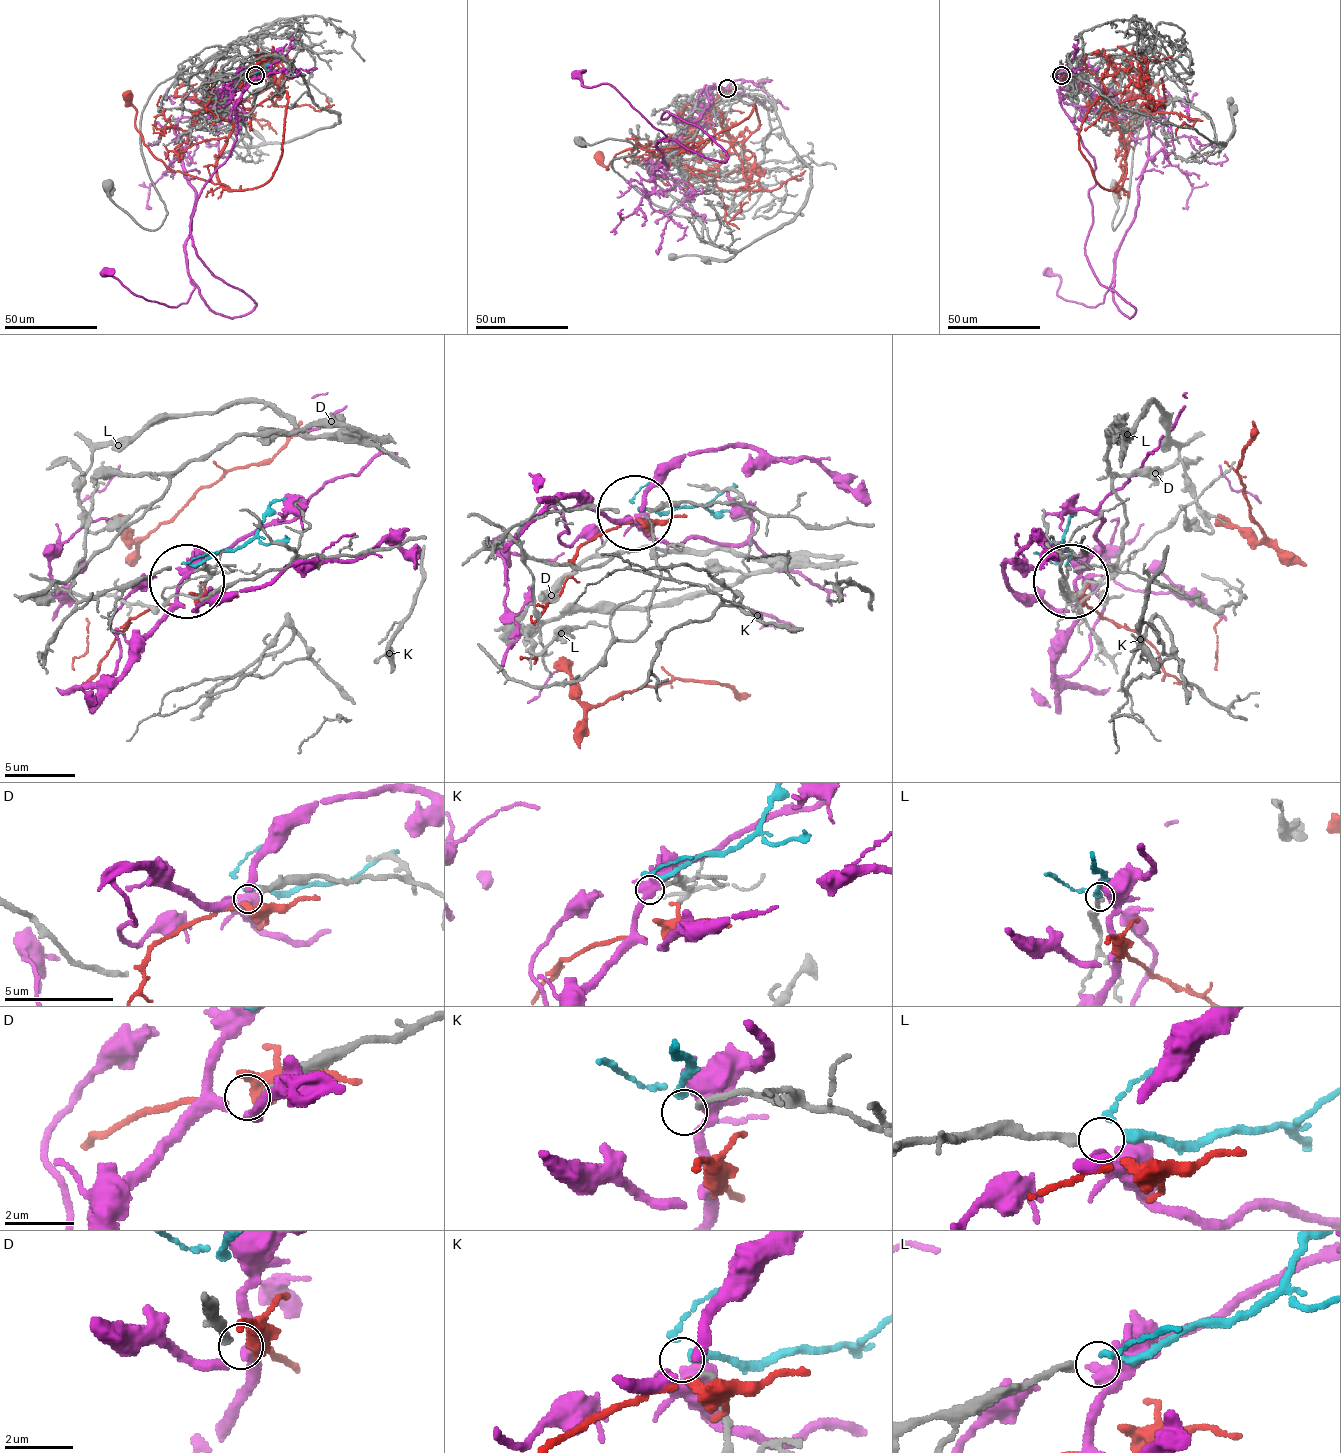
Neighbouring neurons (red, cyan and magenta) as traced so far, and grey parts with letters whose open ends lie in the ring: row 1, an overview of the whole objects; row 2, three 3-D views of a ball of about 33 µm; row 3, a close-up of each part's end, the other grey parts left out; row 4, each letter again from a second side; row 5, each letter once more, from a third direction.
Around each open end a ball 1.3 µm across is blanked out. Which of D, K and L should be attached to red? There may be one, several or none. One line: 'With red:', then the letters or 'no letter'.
With red: no letter

